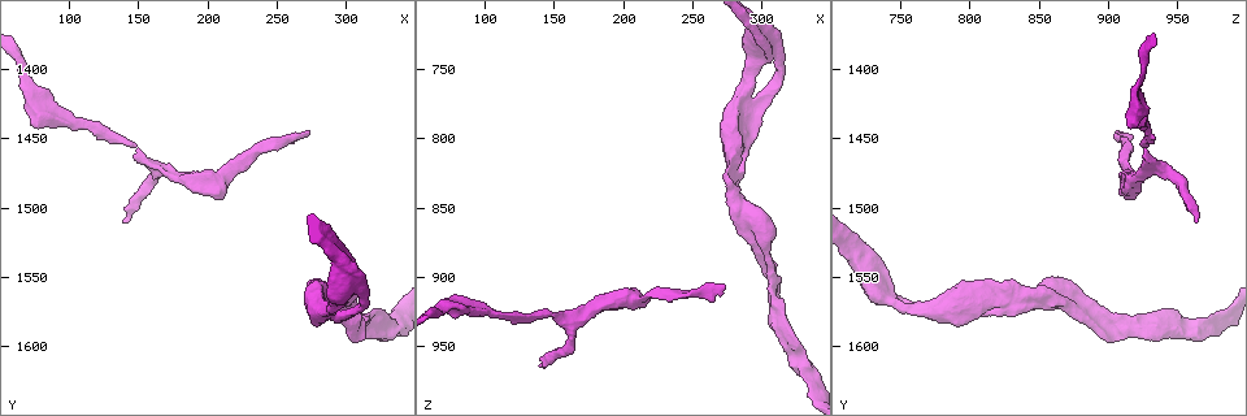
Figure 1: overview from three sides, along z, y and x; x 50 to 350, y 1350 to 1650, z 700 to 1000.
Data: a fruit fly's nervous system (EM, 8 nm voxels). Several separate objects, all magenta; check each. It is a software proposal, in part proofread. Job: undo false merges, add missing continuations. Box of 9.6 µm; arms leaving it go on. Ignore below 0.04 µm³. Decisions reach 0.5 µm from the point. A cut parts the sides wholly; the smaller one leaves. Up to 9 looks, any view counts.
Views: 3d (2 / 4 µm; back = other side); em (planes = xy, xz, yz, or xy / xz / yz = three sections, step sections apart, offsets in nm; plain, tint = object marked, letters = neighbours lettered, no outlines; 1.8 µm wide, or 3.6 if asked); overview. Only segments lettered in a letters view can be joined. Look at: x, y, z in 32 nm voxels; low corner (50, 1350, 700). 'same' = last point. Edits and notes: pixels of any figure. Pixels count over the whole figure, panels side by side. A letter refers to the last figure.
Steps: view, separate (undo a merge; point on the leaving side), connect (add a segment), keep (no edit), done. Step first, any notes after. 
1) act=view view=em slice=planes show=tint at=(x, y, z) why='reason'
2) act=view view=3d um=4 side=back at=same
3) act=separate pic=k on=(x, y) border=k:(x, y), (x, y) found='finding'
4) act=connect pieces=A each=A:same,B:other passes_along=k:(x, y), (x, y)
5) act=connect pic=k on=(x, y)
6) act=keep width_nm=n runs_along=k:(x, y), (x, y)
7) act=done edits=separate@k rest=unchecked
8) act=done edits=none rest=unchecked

act=view view=em um=3.6 slice=planes show=letters at=(138, 1510, 964) why='an open end'

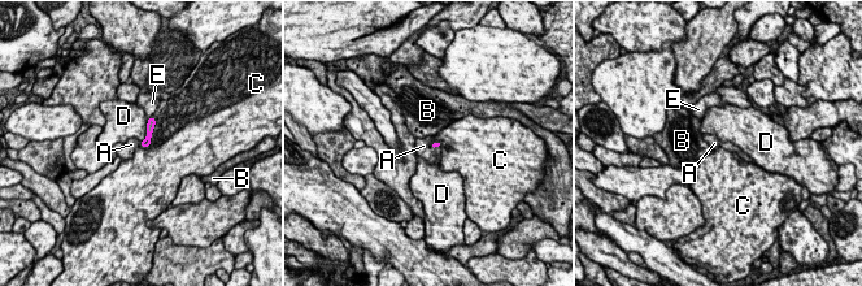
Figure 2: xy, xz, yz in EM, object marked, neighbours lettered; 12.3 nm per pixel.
act=connect pieces=A longest_contact=C:240nm each=A:same,B:other,C:other,D:other,E:other passes_along=2:(149, 130), (140, 144), (131, 144) found='the cell continues'

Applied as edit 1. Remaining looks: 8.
act=view view=overview

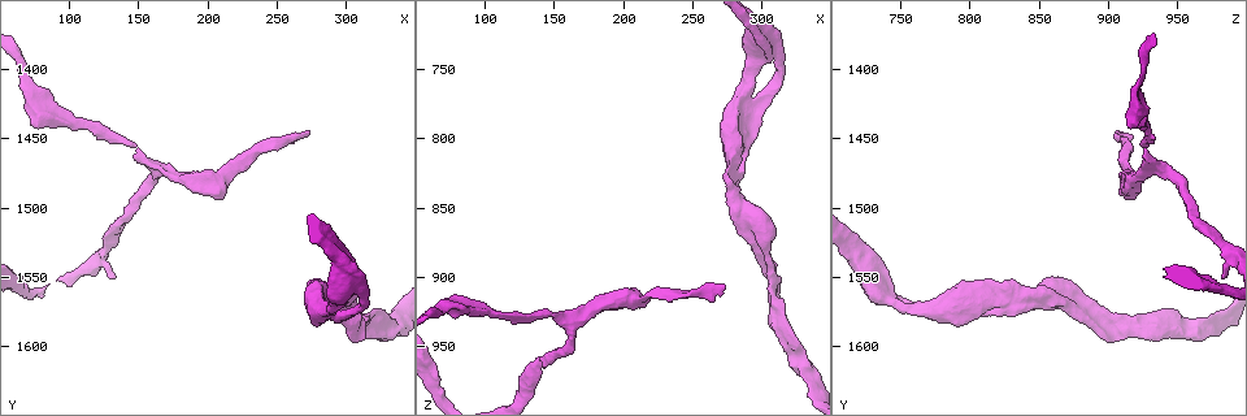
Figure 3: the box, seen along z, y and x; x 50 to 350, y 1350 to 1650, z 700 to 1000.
act=view view=em slice=xz step=4 show=tint at=(84, 1414, 922) why='an open end'

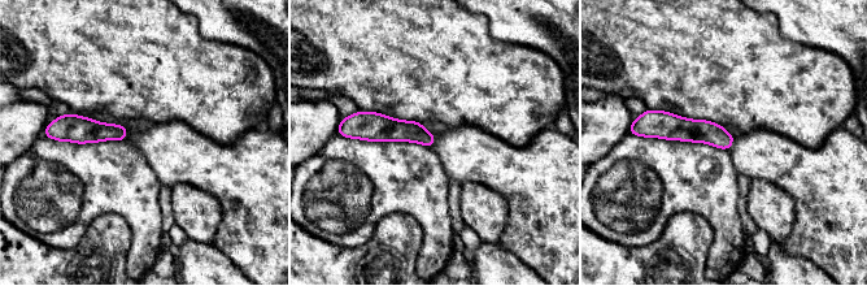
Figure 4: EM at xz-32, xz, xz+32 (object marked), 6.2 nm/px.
act=view view=em slice=planes show=letters at=same

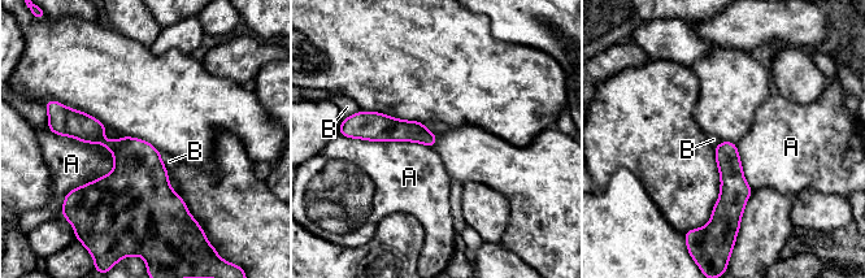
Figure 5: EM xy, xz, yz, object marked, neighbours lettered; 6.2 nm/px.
act=keep each=A:other,B:other border=5:(157, 151), (166, 166) found='none of them fits'

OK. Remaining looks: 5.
act=view view=em slice=planes show=letters at=(310, 1596, 908) why='branch stops here'

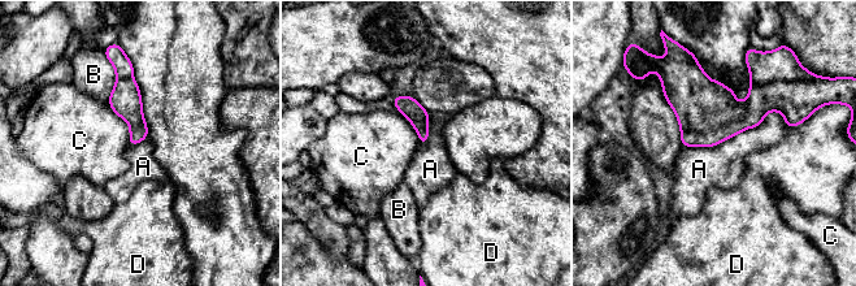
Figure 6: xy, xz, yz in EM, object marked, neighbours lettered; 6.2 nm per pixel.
act=keep each=A:other,B:other,C:other,D:other border=6:(785, 118), (682, 148) found='none of them fits'

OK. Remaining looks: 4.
act=view view=em slice=yz step=4 show=tint at=(278, 1568, 836) why='sudden change in width'

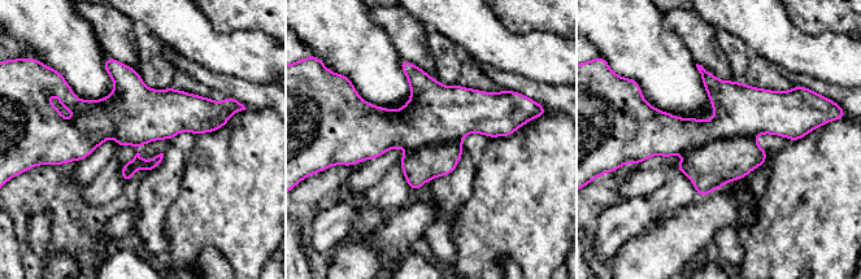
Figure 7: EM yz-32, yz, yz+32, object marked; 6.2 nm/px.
act=view view=em slice=planes show=letters at=same why='cut it another way'

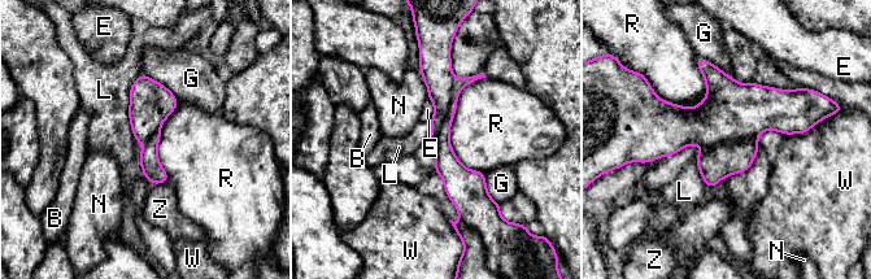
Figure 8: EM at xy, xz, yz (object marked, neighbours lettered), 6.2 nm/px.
act=keep width_nm=140 longest_contact=R:600nm each=B:other,E:other,G:other,L:other,N:other,R:other,W:other,Z:other found='continuous, no second cell'

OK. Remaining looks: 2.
act=done edits=connect@2 rest=unchecked

